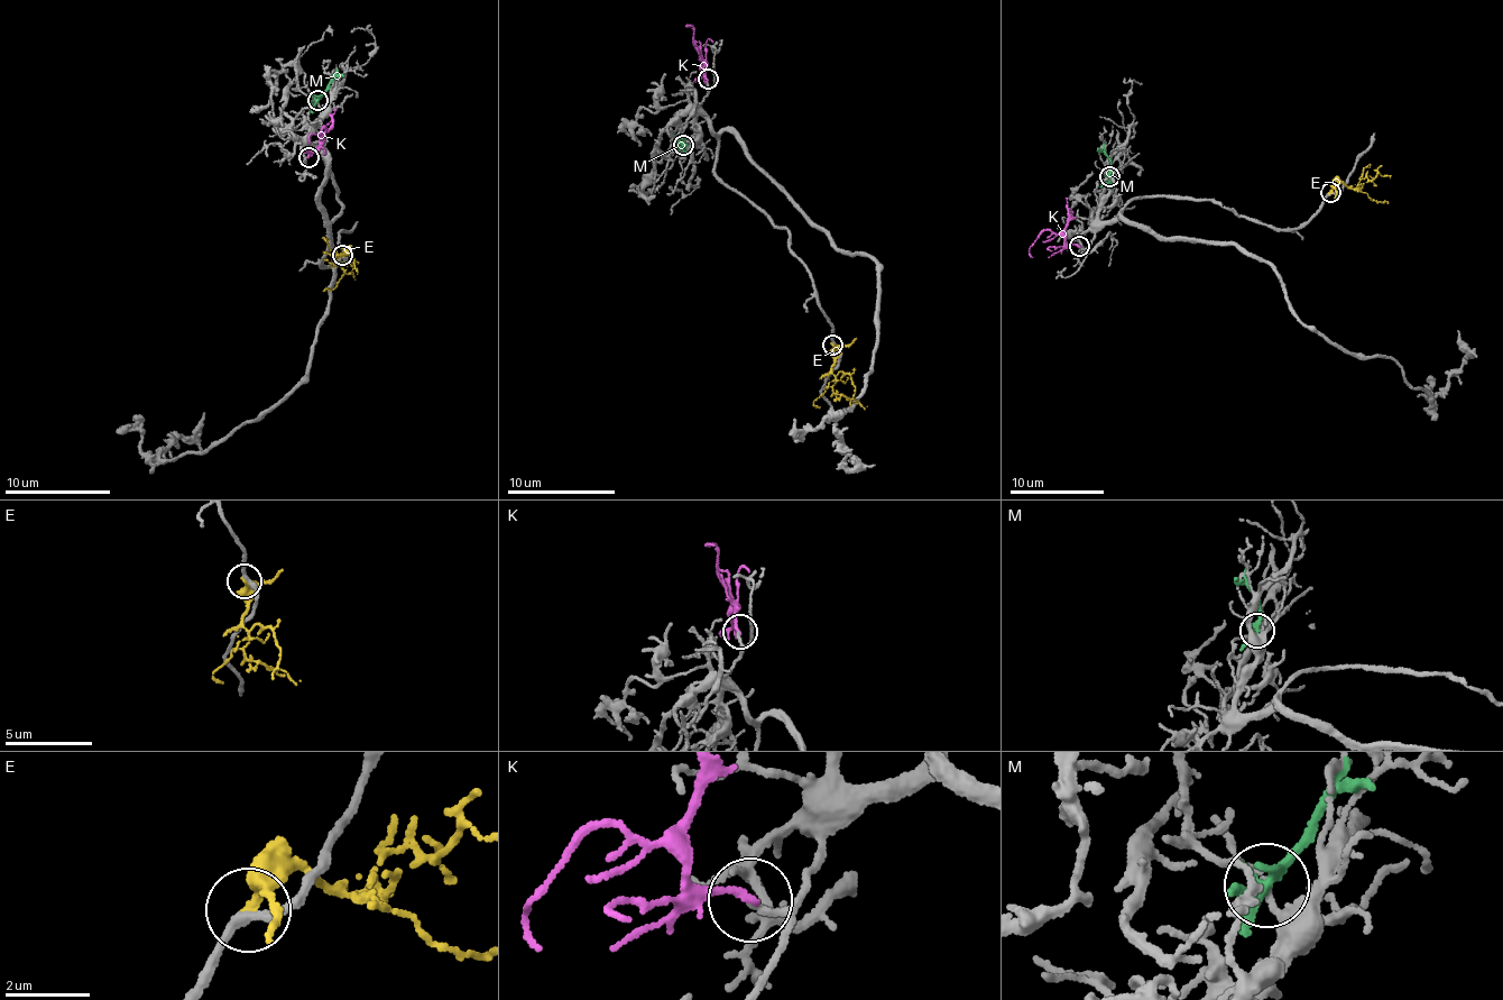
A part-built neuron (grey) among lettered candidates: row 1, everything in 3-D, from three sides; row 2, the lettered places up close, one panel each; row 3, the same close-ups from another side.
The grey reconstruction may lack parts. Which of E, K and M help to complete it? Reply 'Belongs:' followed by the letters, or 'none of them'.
Belongs: K

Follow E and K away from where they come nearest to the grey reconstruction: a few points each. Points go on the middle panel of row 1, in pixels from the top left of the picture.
E: (832, 345), (837, 356), (831, 372), (832, 388), (846, 400), (855, 398), (868, 406)
K: (708, 79), (706, 62), (695, 46), (693, 28), (688, 25), (693, 25)

